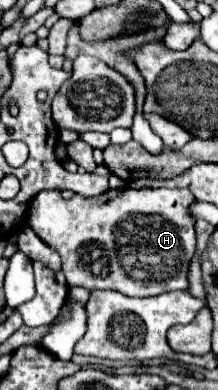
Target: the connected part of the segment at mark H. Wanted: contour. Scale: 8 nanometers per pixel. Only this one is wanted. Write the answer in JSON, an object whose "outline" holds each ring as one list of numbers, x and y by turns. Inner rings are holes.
{"outline":[[125,187,87,199,63,199,59,189,51,189,35,195,29,221,35,235,59,253,67,285,153,297,187,289,187,265,195,253,195,221,187,211,191,201,189,189],[131,237,137,237,137,273,131,273]]}

